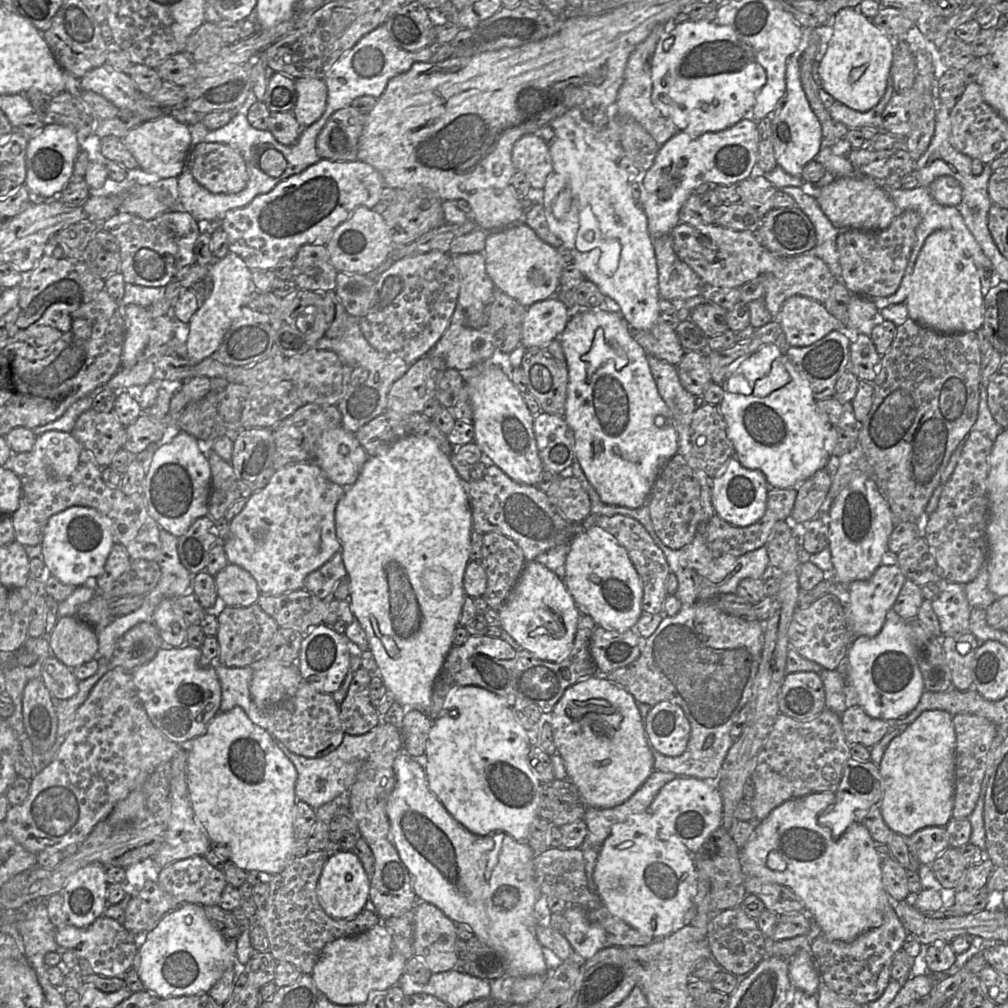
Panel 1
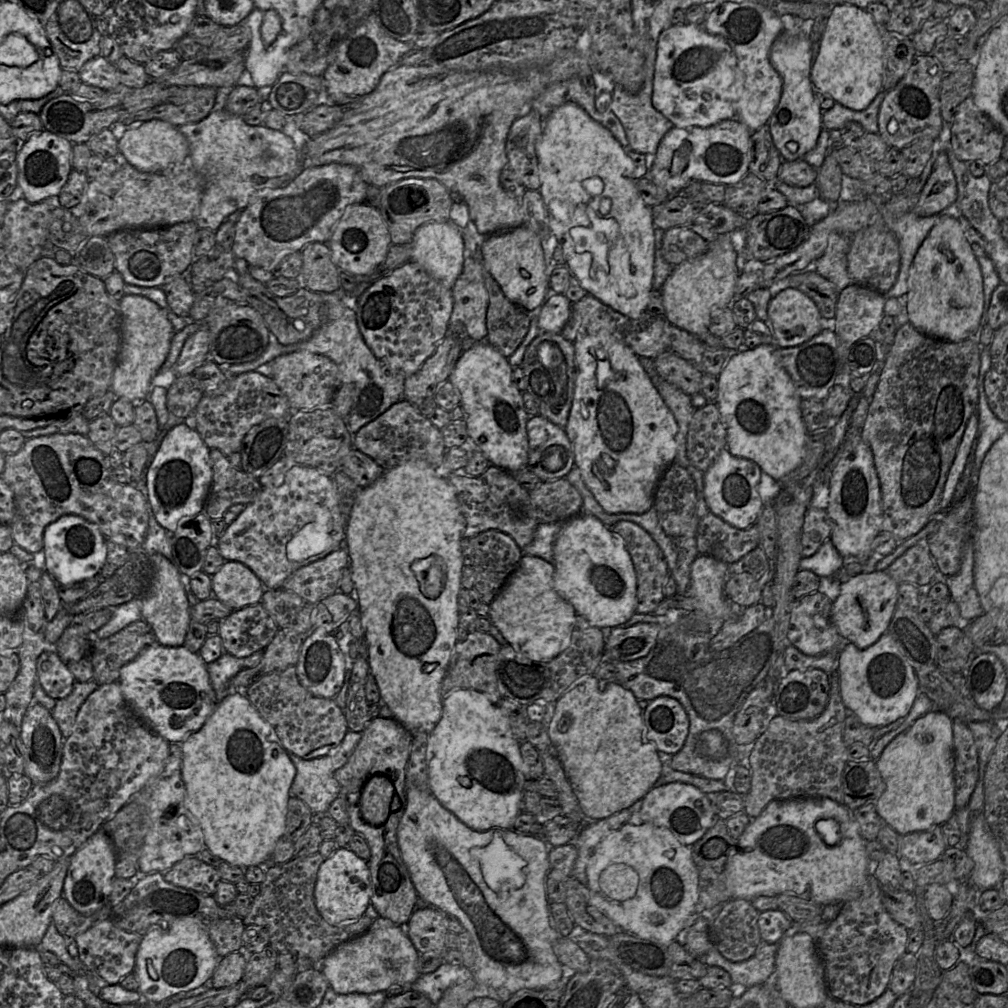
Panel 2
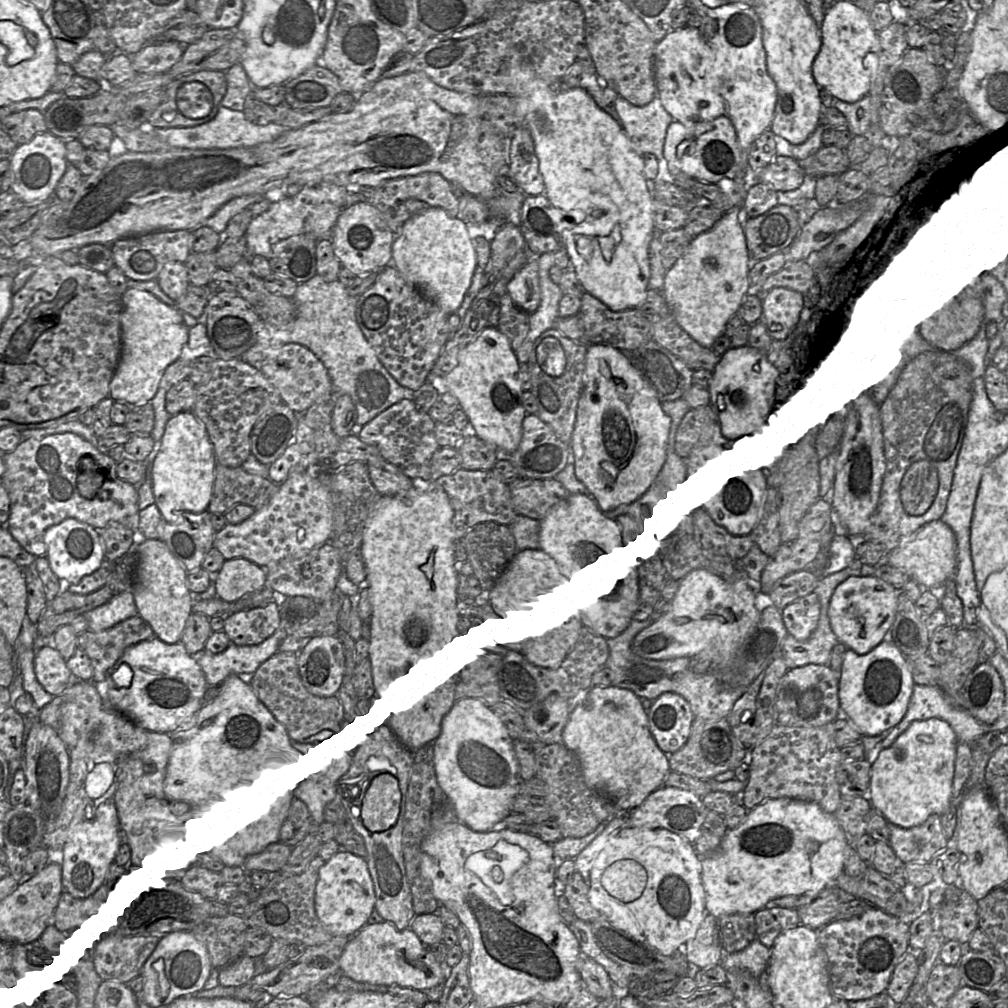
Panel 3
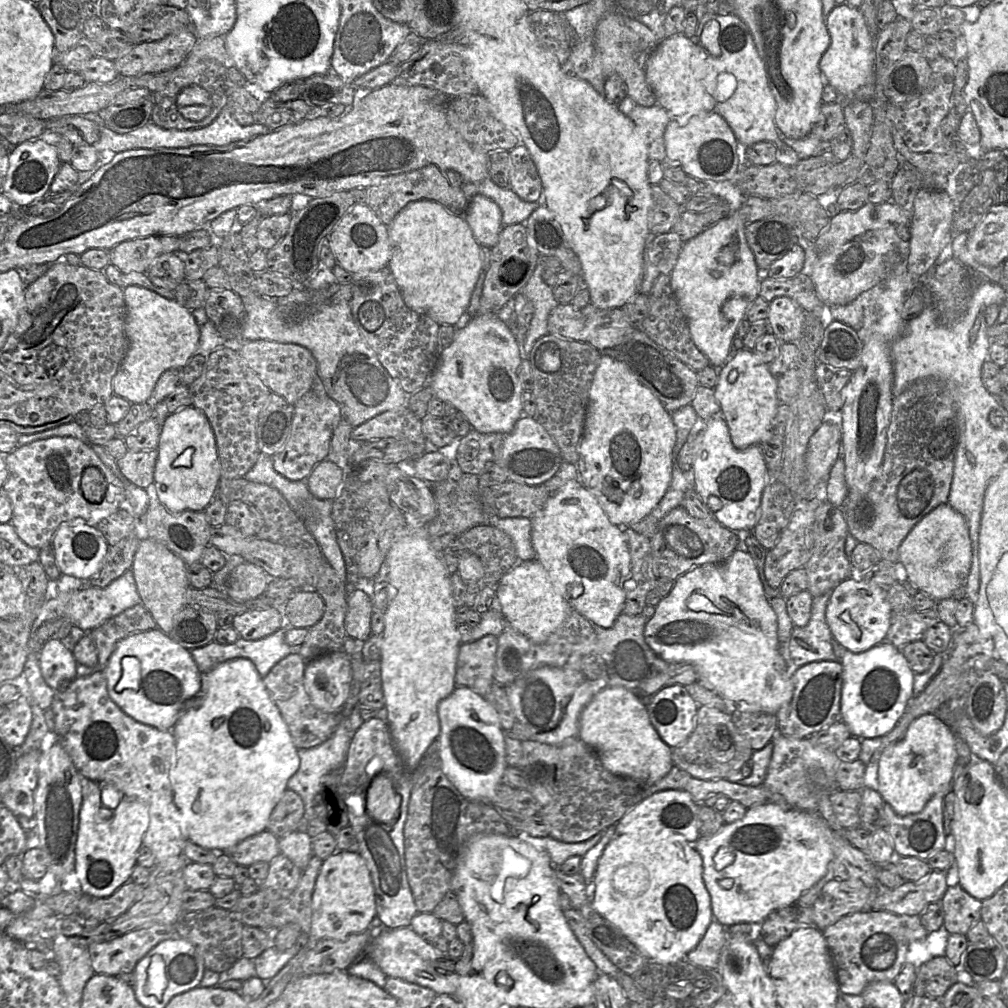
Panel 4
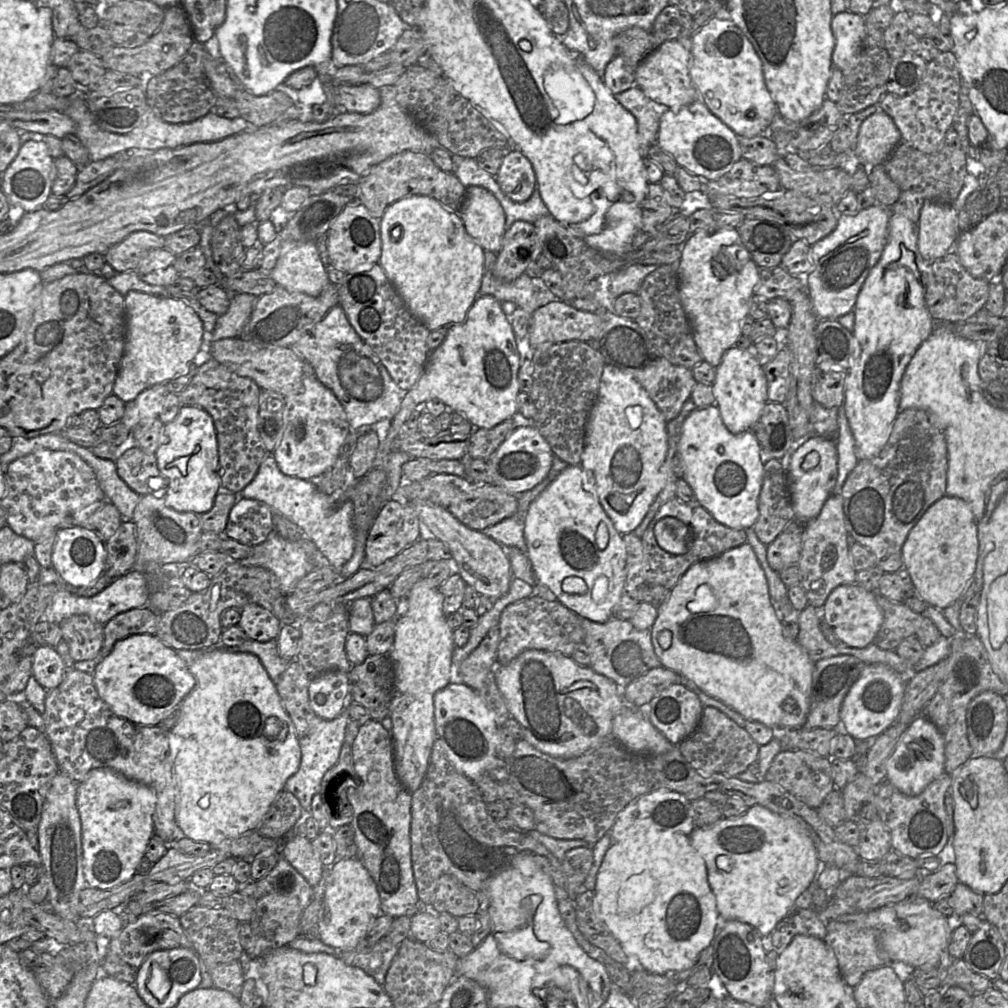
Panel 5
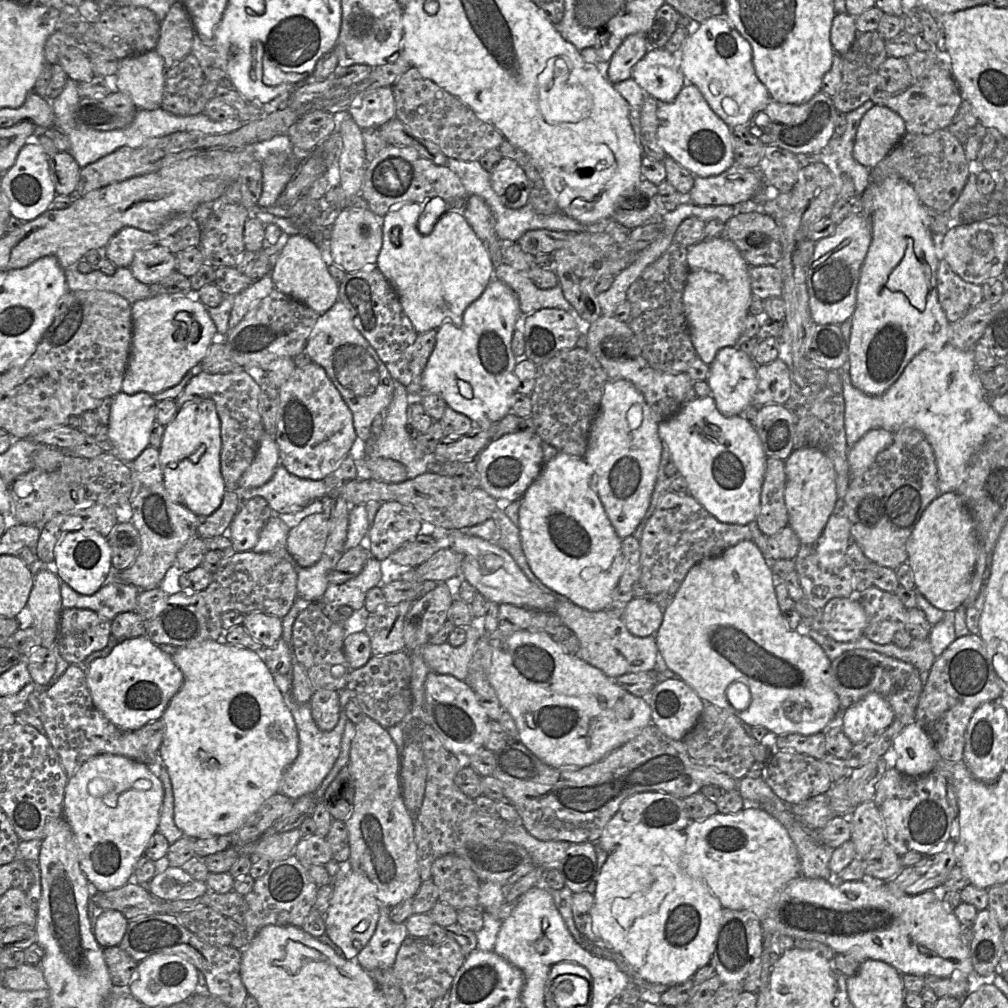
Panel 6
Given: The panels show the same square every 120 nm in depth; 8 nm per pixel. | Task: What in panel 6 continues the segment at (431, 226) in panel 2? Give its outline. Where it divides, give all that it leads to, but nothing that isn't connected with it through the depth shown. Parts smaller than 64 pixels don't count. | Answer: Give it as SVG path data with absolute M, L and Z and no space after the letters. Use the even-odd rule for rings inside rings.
M440 198L431 199L427 203L405 203L391 209L384 217L382 217L382 233L382 247L376 262L376 267L382 272L382 274L392 285L399 298L402 309L410 319L415 331L417 333L424 333L432 329L438 329L445 322L452 322L456 326L461 326L463 322L463 313L466 308L480 297L487 285L493 279L493 264L486 248L486 244L476 235L472 227L467 222L466 218L464 217L462 211L448 209L446 203ZM435 206L438 206L438 209L441 209L442 214L437 217L433 229L429 234L421 234L418 228L420 217L423 213L424 215L426 215L427 213L431 212L431 210L433 210ZM395 227L400 228L402 236L402 243L400 244L400 246L395 246L391 242L391 232Z

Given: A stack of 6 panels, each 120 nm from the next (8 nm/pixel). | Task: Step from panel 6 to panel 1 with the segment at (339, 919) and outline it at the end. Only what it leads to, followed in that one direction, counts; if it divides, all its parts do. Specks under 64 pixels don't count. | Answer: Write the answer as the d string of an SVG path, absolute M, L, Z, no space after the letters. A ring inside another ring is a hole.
M344 850L327 858L316 886L319 904L326 914L334 919L355 918L364 909L369 899L369 890L370 877L362 862L353 851Z

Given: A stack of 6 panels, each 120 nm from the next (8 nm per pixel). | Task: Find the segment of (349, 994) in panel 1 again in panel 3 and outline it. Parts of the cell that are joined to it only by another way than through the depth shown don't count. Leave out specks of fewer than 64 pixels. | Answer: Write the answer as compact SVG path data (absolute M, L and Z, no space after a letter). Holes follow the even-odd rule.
M366 924L348 941L339 961L340 974L356 982L374 985L399 985L416 990L428 990L443 985L449 976L449 969L436 960L430 949L425 946L410 929L397 929L393 924Z

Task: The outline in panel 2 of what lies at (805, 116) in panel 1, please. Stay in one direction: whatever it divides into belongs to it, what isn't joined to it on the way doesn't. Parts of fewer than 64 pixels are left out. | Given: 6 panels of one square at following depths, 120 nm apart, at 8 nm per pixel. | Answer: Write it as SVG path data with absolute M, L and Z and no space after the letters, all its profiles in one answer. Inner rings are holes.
M787 29L778 36L770 50L770 62L782 79L782 93L780 101L768 121L768 128L773 143L784 161L795 161L815 148L821 129L822 112L819 101L815 96L815 88L810 79L812 66L812 42L804 33L793 34Z

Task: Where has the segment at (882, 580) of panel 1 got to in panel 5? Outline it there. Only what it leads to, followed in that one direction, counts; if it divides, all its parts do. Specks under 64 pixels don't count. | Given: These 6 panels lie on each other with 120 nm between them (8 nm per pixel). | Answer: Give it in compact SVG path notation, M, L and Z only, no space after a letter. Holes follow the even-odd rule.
M857 583L840 585L834 588L823 606L823 620L830 626L835 635L847 646L865 648L874 643L884 617L877 605L875 593Z

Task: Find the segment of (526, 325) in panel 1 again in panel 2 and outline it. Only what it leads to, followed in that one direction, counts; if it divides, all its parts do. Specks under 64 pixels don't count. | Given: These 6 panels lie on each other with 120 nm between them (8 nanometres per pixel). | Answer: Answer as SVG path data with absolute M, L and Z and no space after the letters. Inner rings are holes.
M550 293L545 302L532 313L538 316L541 333L561 333L571 315L572 303L563 294Z

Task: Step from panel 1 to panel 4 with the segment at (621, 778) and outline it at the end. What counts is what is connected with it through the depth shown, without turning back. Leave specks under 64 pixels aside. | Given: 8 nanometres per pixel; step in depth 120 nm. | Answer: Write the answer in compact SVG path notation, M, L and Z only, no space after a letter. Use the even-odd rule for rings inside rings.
M605 687L592 698L580 714L577 737L596 751L605 769L645 785L656 783L674 766L672 749L651 724L642 697L624 687Z

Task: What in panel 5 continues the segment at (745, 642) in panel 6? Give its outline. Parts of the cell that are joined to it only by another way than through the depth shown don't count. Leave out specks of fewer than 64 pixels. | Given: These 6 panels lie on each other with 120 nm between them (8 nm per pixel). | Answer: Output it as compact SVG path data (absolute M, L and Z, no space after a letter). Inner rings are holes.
M745 542L725 551L717 557L692 564L680 577L676 585L670 589L665 601L657 605L657 617L650 631L654 652L661 666L673 670L680 677L691 680L703 692L734 709L747 721L759 722L773 729L796 729L804 726L810 709L812 676L816 662L811 661L806 650L796 640L791 640L784 636L783 622L778 613L777 605L770 598L764 570L749 543ZM663 630L671 632L671 645L667 649L662 649L658 643L658 635Z

